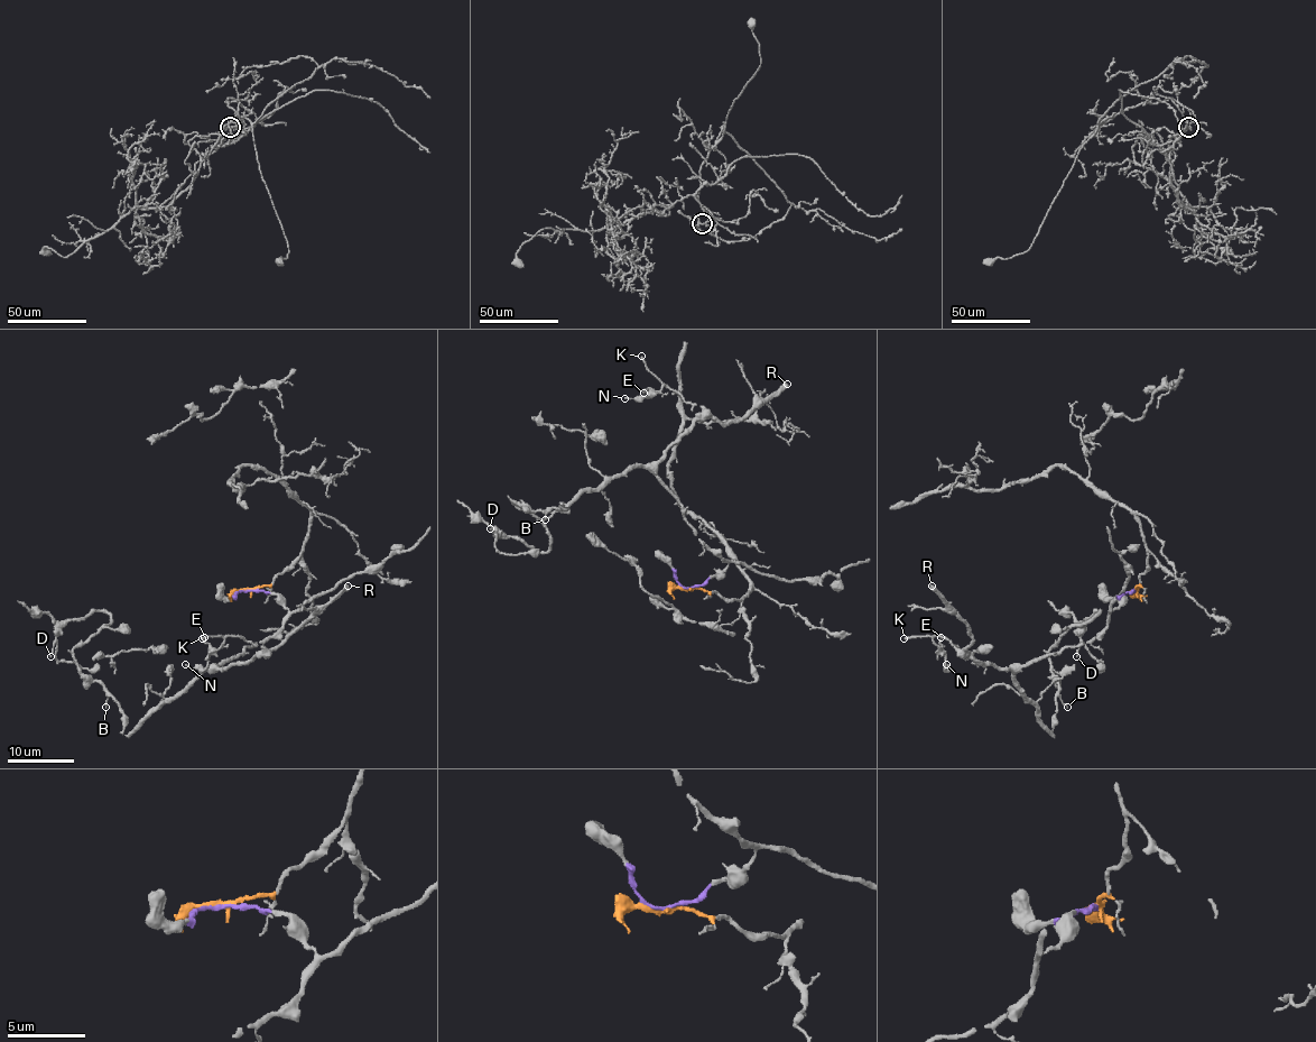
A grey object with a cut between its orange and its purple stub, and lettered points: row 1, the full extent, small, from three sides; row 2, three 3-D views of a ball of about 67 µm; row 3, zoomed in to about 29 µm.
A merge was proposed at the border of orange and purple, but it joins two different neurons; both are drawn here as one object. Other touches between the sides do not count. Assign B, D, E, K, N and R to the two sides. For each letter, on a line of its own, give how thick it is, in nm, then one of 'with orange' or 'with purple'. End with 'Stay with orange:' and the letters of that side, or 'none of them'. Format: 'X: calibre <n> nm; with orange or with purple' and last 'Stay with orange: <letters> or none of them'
B: calibre 150 nm; with purple
D: calibre 130 nm; with purple
E: calibre 130 nm; with purple
K: calibre 240 nm; with purple
N: calibre 140 nm; with purple
R: calibre 440 nm; with purple
Stay with orange: none of them

